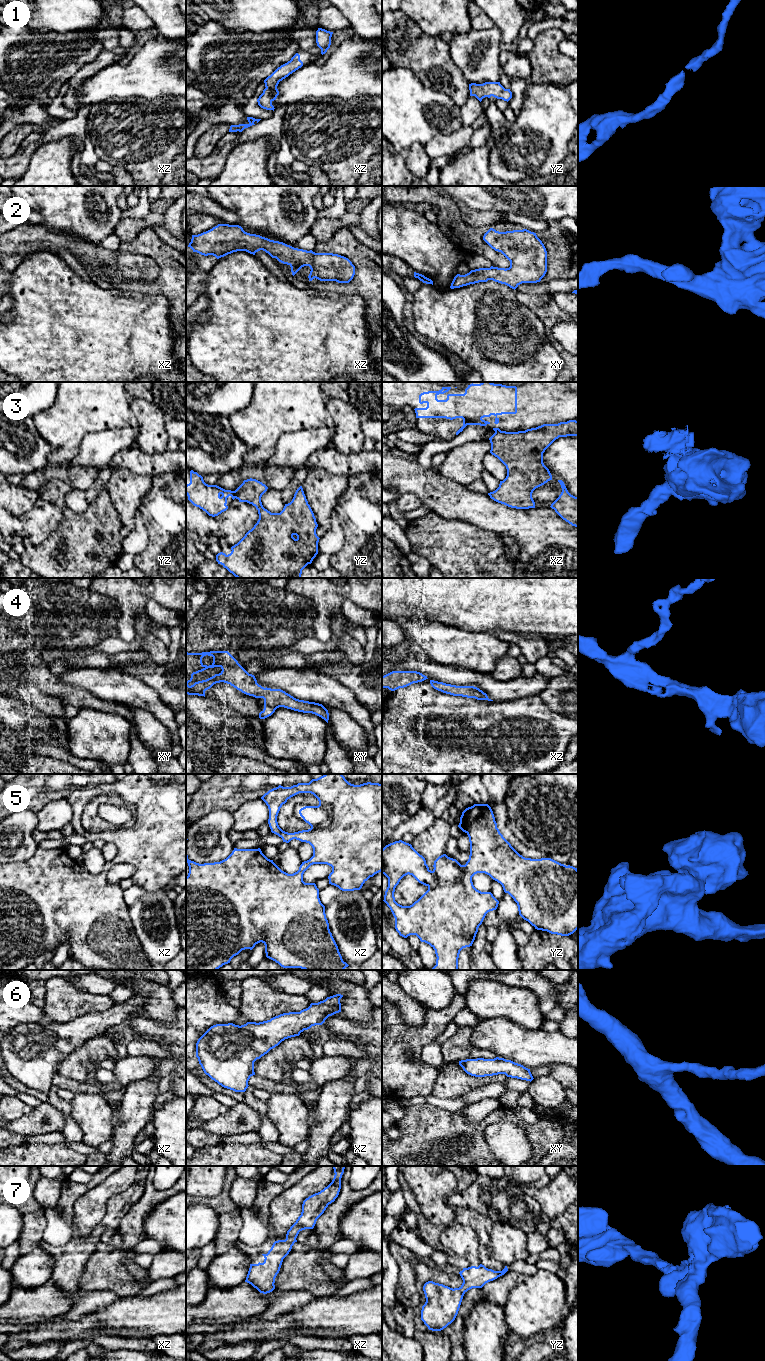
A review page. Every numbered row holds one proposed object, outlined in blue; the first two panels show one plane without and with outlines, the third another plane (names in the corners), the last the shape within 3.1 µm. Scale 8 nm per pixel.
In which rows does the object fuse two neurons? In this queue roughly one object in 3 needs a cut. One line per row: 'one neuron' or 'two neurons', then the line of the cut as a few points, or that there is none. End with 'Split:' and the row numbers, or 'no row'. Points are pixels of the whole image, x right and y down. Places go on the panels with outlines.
1: one neuron | no cut
2: one neuron | no cut
3: two neurons | yz (233, 491), (235, 497)
4: one neuron | no cut
5: one neuron | no cut
6: one neuron | no cut
7: one neuron | no cut
Split: 3

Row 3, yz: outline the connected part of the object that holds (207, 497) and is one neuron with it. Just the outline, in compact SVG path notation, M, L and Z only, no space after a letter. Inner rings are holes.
M190 471L190 483L186 485L188 500L196 507L215 517L228 509L227 498L235 499L235 492L225 490L217 485L208 485L203 477Z

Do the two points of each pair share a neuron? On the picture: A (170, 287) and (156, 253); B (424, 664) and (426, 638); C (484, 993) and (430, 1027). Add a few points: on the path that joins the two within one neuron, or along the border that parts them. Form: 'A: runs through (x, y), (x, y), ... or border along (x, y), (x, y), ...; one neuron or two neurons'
A: runs through (170, 279), (170, 267), (164, 261); one neuron
B: border along (423, 654), (447, 665); two neurons
C: border along (464, 997), (466, 1006); two neurons

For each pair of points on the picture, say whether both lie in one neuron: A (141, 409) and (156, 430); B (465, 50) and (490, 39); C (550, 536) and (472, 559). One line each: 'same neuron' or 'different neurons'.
A: same neuron
B: same neuron
C: different neurons

